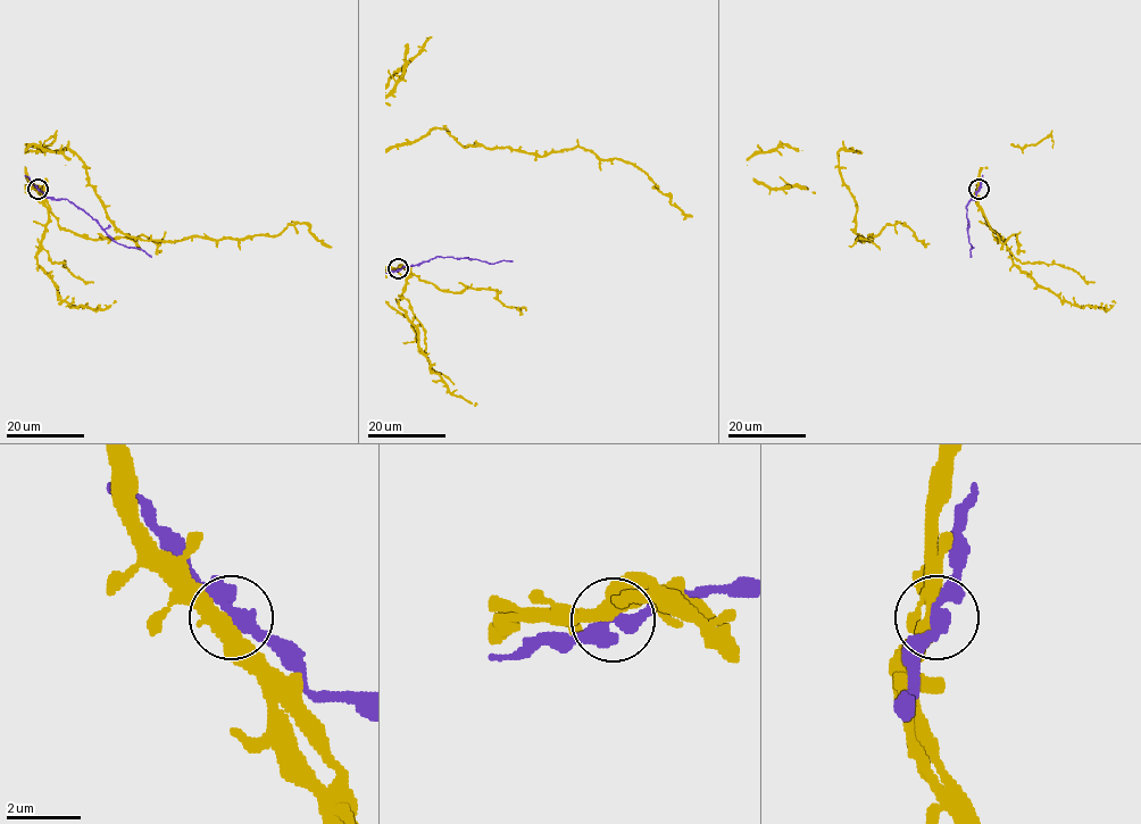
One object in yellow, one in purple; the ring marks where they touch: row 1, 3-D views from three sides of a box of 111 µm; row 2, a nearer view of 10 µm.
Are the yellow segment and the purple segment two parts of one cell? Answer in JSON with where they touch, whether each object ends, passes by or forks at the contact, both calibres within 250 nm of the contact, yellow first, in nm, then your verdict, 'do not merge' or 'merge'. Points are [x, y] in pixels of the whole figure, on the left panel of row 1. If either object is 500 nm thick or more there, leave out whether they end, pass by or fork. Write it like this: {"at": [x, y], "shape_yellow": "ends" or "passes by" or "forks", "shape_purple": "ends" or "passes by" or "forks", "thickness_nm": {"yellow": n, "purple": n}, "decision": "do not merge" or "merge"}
{"at": [38, 189], "shape_yellow": "passes by", "shape_purple": "forks", "thickness_nm": {"yellow": 400, "purple": 300}, "decision": "merge"}

